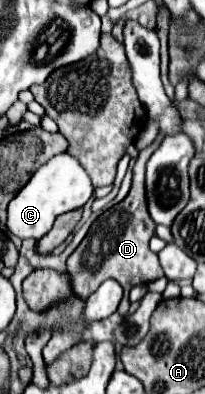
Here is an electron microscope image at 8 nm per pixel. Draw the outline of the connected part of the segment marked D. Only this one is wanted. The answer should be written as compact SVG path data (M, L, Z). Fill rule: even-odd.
M155 139L147 149L139 151L137 163L133 167L133 185L129 195L107 209L89 229L81 245L71 253L67 259L67 275L71 281L71 289L75 297L85 301L105 279L115 279L123 287L123 297L118 306L117 312L120 315L127 315L127 297L133 285L137 283L149 283L159 277L163 277L159 257L149 249L149 239L155 235L155 223L147 211L147 201L145 201L145 163L149 155L155 151L155 147L161 143L161 139Z

